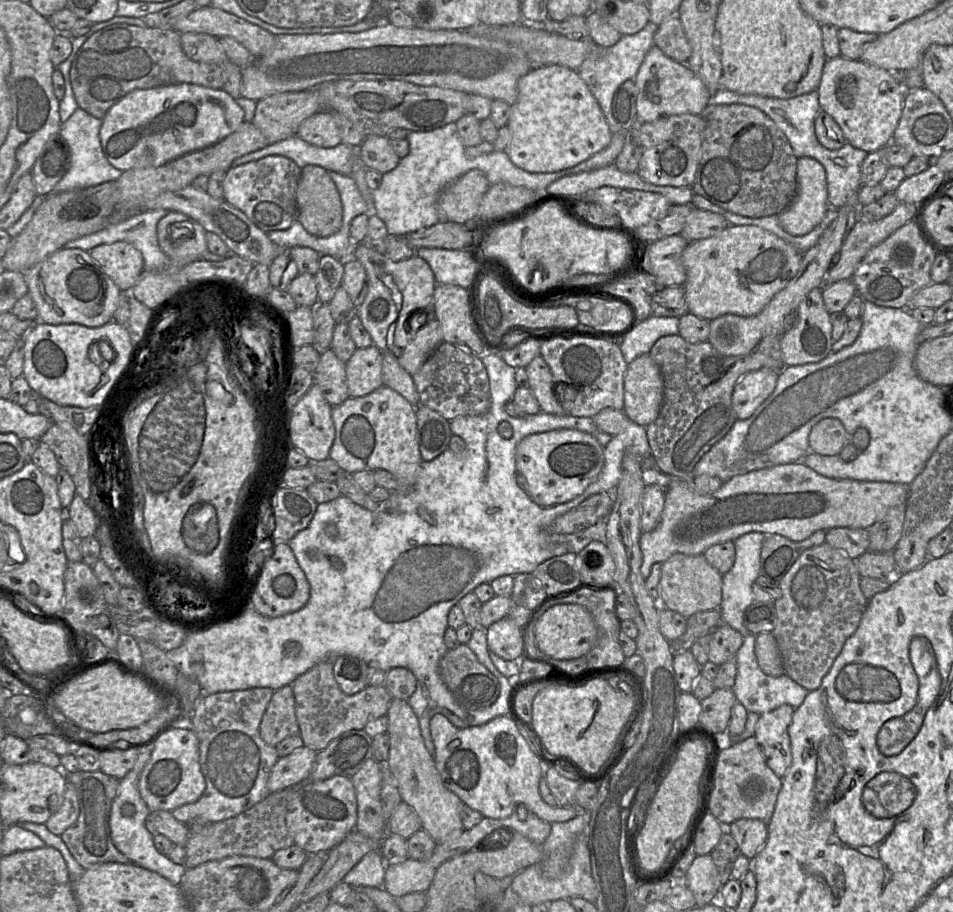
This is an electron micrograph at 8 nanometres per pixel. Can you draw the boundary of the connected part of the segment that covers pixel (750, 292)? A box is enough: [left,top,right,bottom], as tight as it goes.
[681,225,802,320]

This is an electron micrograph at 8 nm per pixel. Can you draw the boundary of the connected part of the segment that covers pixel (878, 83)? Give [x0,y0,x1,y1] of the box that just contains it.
[817,55,905,153]

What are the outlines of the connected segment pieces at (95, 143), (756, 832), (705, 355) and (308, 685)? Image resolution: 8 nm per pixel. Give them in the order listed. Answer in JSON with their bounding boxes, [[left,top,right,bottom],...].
[[49,107,122,194],[728,818,767,860],[646,335,783,479],[292,660,393,752]]

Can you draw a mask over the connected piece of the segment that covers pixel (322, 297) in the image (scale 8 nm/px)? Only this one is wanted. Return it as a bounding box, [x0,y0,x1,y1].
[315,255,344,304]

